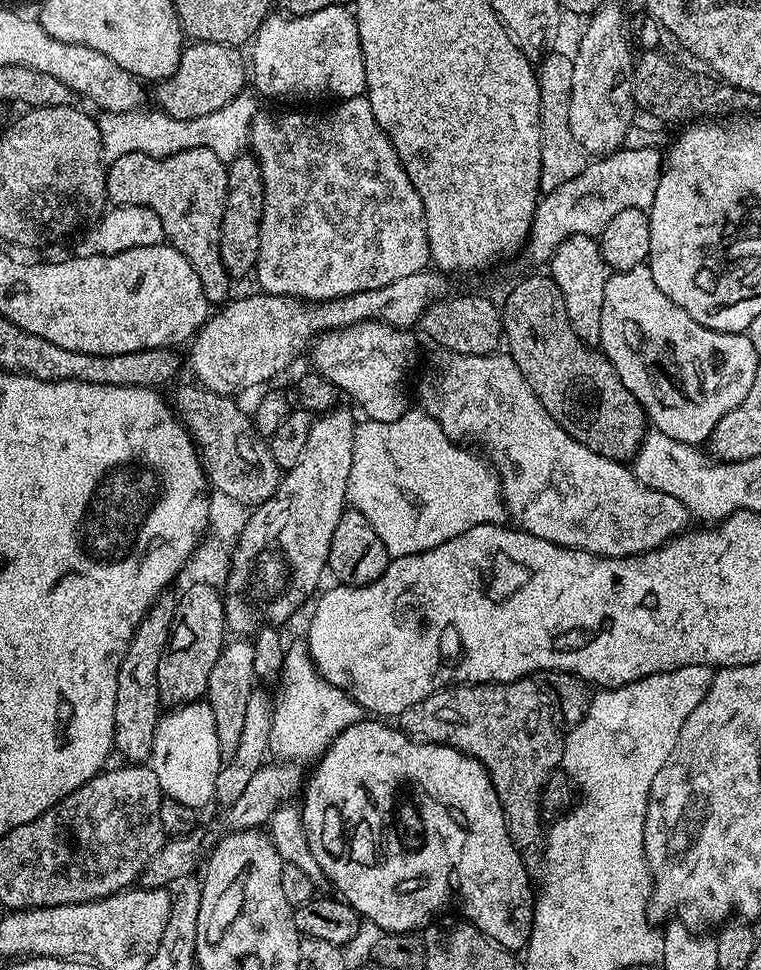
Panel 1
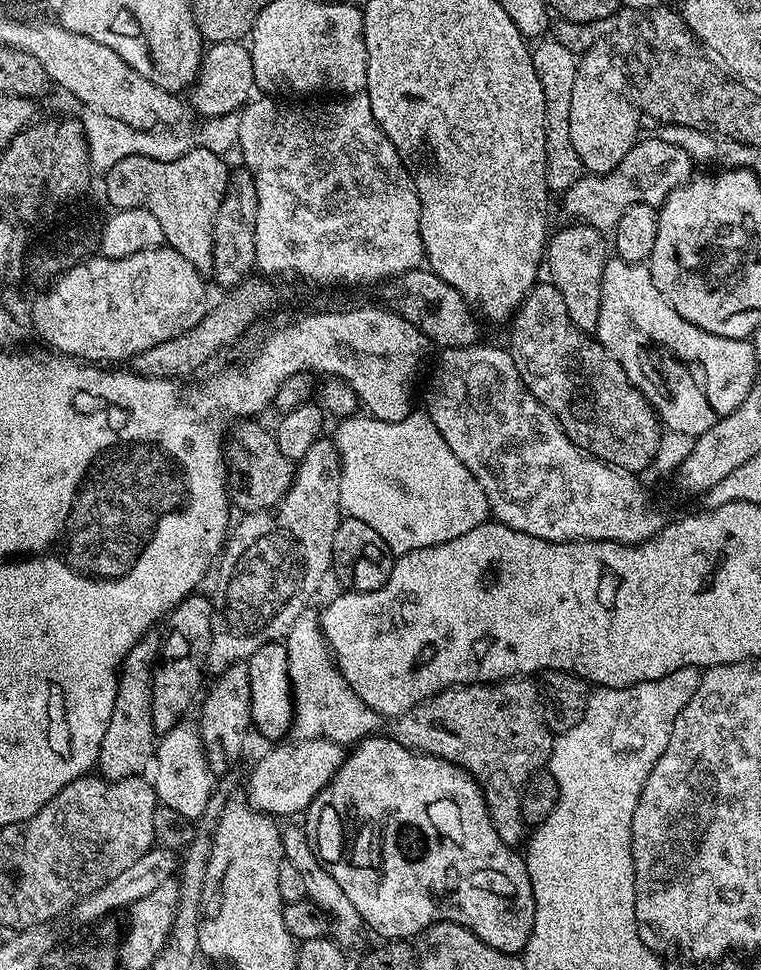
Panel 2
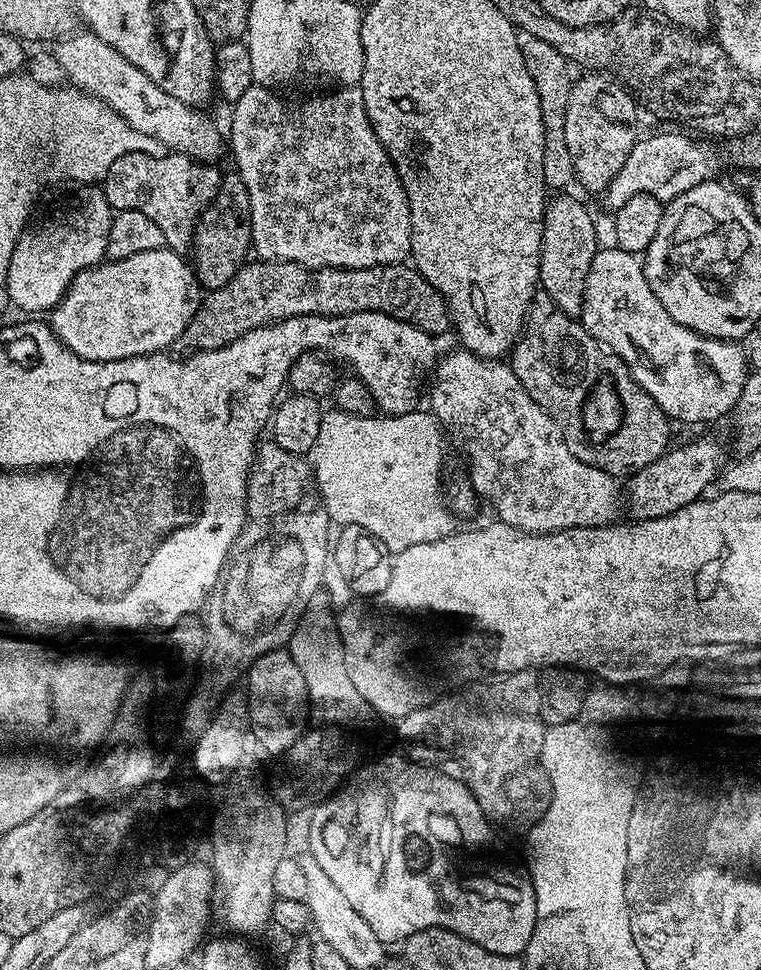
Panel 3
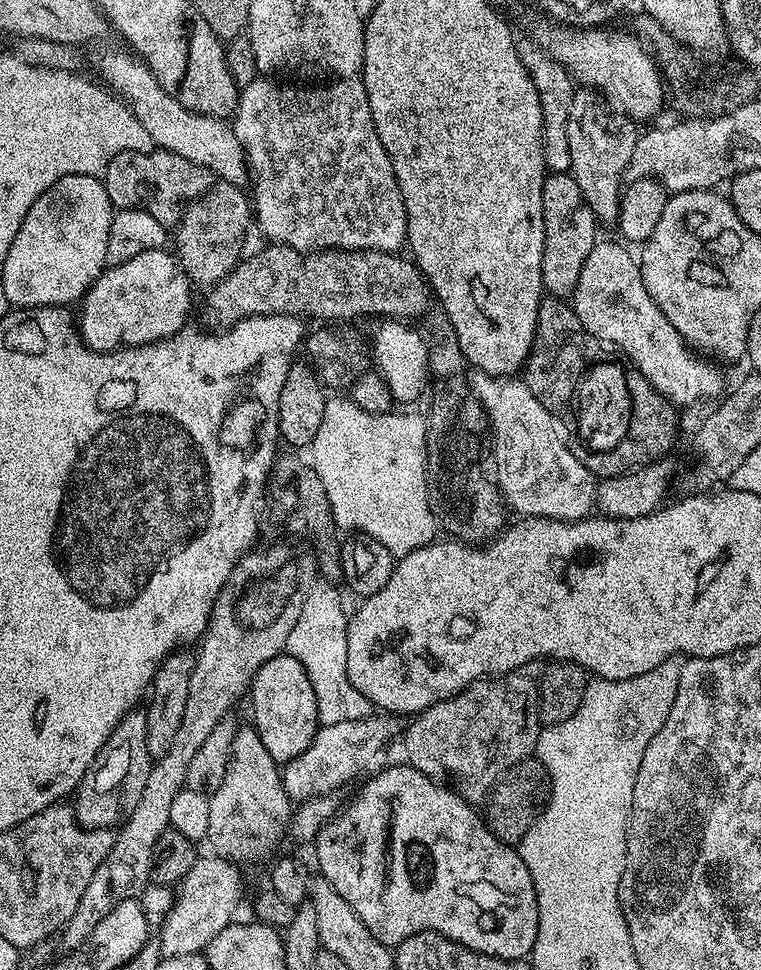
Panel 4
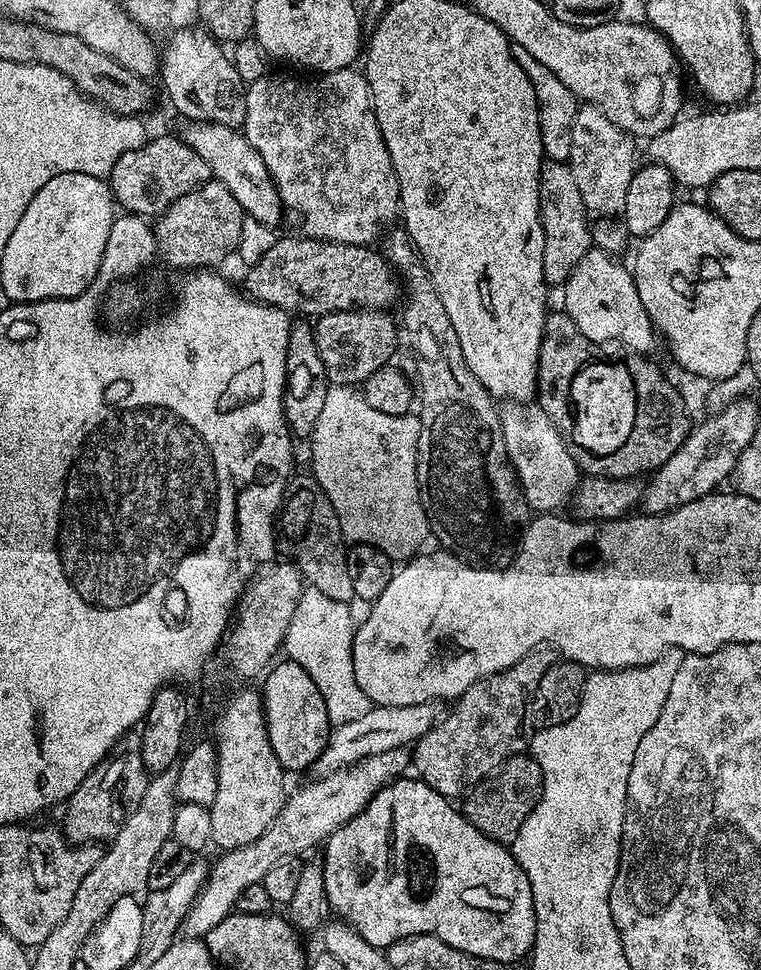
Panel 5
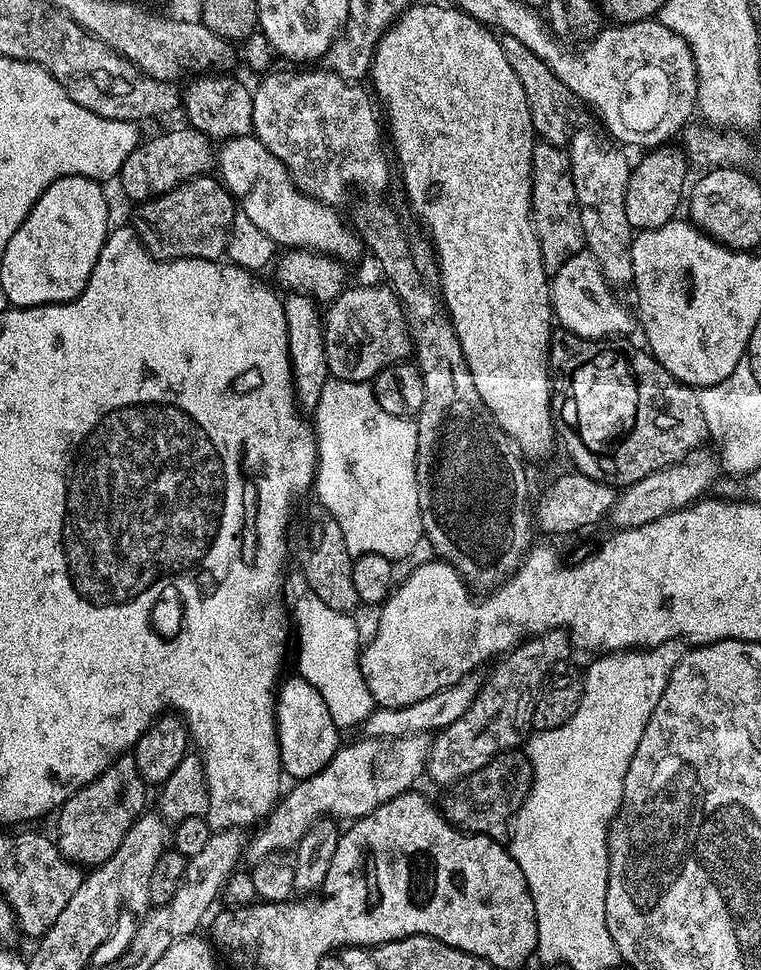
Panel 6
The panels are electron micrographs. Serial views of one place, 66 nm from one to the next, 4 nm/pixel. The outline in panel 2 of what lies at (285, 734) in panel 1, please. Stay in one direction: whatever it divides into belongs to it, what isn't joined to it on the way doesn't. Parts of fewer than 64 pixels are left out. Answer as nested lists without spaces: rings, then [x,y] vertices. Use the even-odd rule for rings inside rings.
[[[305,610],[298,614],[283,643],[288,655],[289,682],[295,705],[290,732],[297,741],[326,739],[339,746],[355,746],[366,737],[385,731],[385,717],[366,706],[340,673],[315,611]]]

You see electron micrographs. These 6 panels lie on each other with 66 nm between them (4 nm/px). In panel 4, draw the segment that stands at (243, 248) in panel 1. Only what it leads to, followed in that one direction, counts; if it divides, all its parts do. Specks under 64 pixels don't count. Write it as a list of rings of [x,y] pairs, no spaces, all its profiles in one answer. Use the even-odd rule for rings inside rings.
[[[216,180],[208,189],[205,196],[200,196],[193,204],[189,204],[184,211],[184,217],[174,229],[176,235],[176,248],[174,255],[180,262],[180,269],[187,274],[193,285],[211,286],[227,278],[240,263],[243,252],[243,243],[246,242],[250,225],[254,220],[254,208],[250,203],[250,196],[244,193],[245,189],[239,184],[231,184],[225,180]]]

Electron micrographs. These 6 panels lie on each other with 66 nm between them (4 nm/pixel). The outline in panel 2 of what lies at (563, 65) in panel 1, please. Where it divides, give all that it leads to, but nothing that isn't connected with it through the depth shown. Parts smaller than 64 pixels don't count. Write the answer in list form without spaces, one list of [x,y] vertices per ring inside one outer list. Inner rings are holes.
[[[552,34],[545,35],[543,38],[537,39],[531,45],[532,61],[534,62],[534,70],[538,74],[538,82],[542,82],[542,98],[544,99],[544,129],[548,137],[546,138],[546,182],[548,183],[548,191],[552,194],[563,194],[580,179],[582,169],[578,154],[572,148],[569,138],[570,130],[570,94],[574,94],[574,78],[576,77],[576,65],[578,56],[562,46]]]

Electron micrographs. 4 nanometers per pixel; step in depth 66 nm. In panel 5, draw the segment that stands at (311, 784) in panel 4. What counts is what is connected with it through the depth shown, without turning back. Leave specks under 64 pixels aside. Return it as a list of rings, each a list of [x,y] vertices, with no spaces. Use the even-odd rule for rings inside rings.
[[[428,701],[414,706],[373,705],[371,710],[351,722],[335,725],[330,731],[323,752],[313,764],[315,775],[328,776],[338,769],[348,768],[364,757],[385,753],[387,750],[405,749],[424,737],[438,719],[437,705]]]

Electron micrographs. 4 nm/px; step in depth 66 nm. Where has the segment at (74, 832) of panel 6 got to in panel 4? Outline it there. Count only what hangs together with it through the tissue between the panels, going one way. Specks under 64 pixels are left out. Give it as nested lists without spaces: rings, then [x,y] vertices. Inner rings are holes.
[[[143,710],[127,712],[118,726],[114,726],[110,738],[76,787],[76,821],[83,828],[115,829],[123,824],[134,806],[138,806],[138,798],[142,798],[142,790],[146,787],[146,778],[150,778],[153,763],[150,750],[146,750],[146,714]]]

